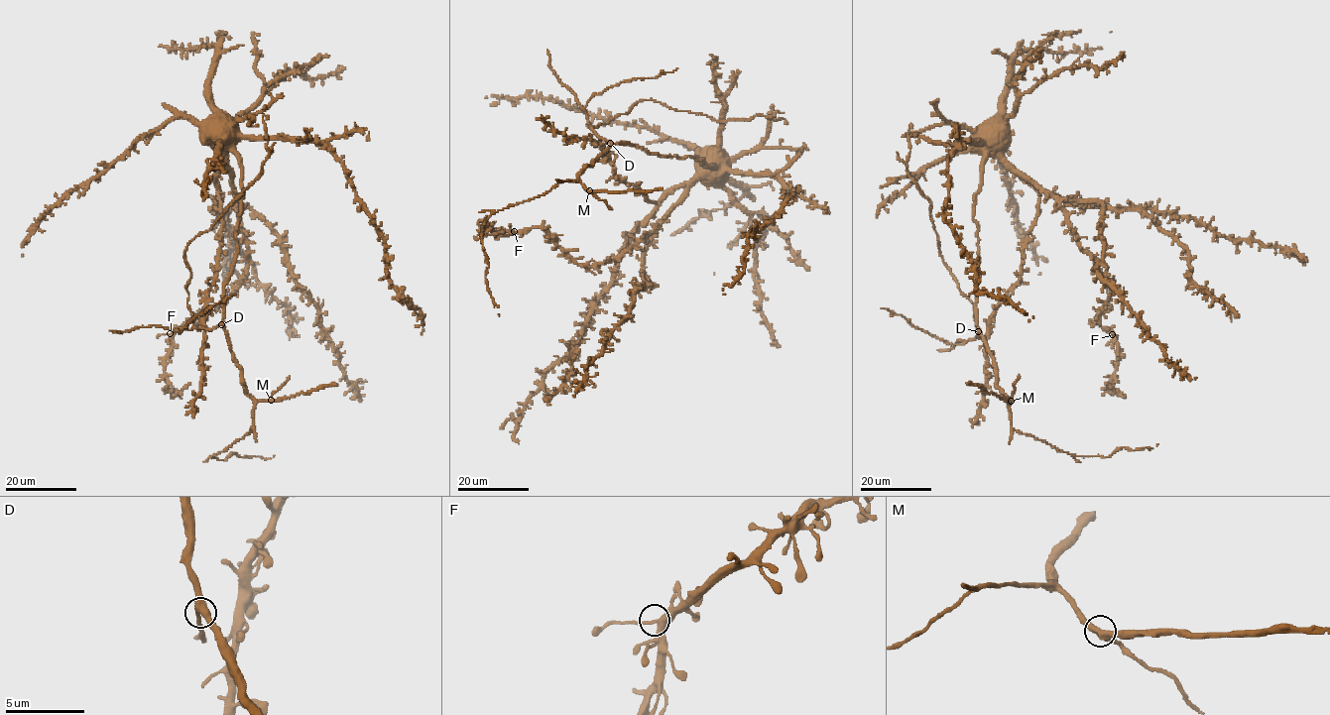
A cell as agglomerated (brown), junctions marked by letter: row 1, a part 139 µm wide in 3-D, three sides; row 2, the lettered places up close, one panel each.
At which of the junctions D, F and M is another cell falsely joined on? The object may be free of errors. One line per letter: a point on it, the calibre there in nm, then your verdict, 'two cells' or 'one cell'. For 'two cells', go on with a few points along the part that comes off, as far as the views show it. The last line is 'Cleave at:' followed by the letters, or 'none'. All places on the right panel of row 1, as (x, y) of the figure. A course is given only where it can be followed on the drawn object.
D: place (978, 331); calibre 380 nm; one cell
F: place (1112, 334); calibre 340 nm; two cells
M: place (1011, 401); calibre 380 nm; one cell
Cleave at: F

